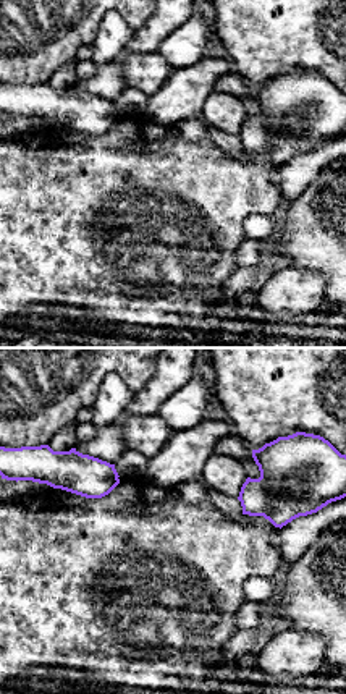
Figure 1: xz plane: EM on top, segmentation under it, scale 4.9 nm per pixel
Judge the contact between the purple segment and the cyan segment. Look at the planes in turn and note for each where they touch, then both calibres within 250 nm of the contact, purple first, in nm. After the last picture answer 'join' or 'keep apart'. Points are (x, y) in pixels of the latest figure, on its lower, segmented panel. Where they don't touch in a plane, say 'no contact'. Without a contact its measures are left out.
no contact

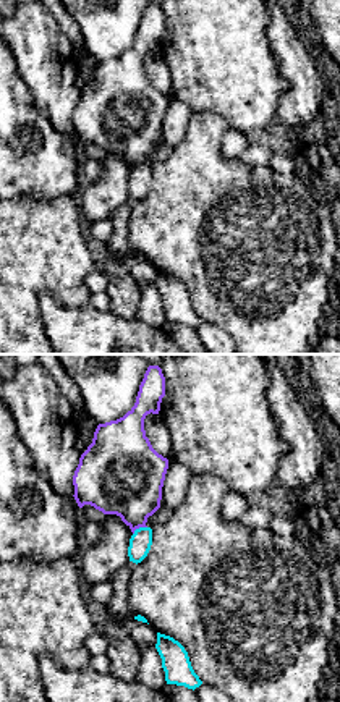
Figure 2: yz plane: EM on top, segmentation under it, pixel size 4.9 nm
(138, 528) | 360/110 nm

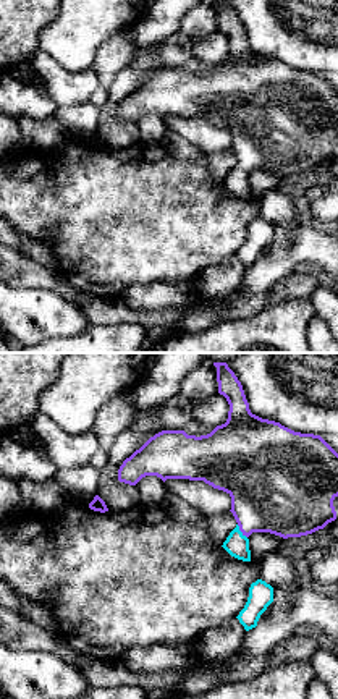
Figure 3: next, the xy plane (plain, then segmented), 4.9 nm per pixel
(240, 529) | 420/120 nm

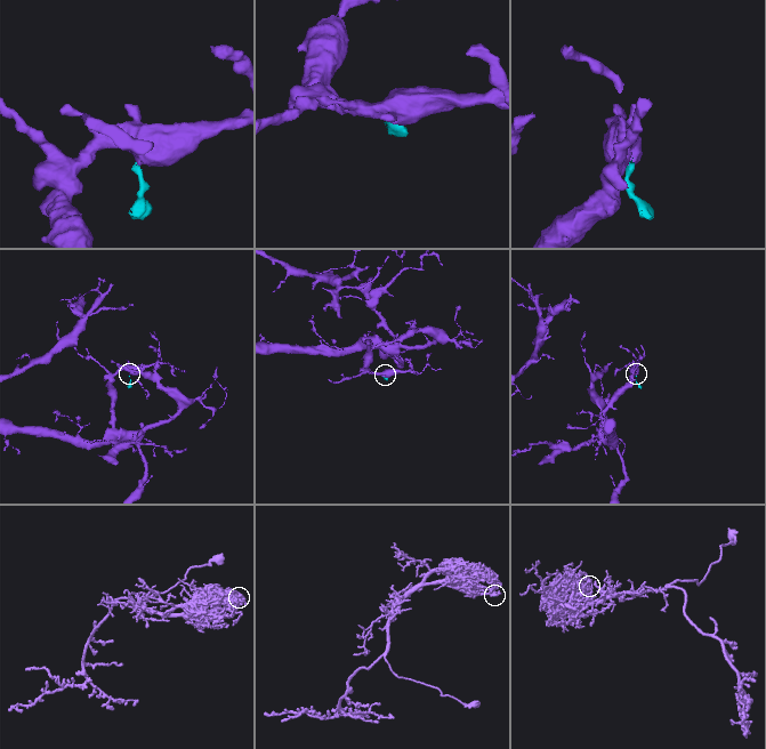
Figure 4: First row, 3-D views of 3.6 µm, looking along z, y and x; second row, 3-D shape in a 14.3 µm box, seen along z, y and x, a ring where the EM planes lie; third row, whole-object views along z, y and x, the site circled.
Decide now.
join

